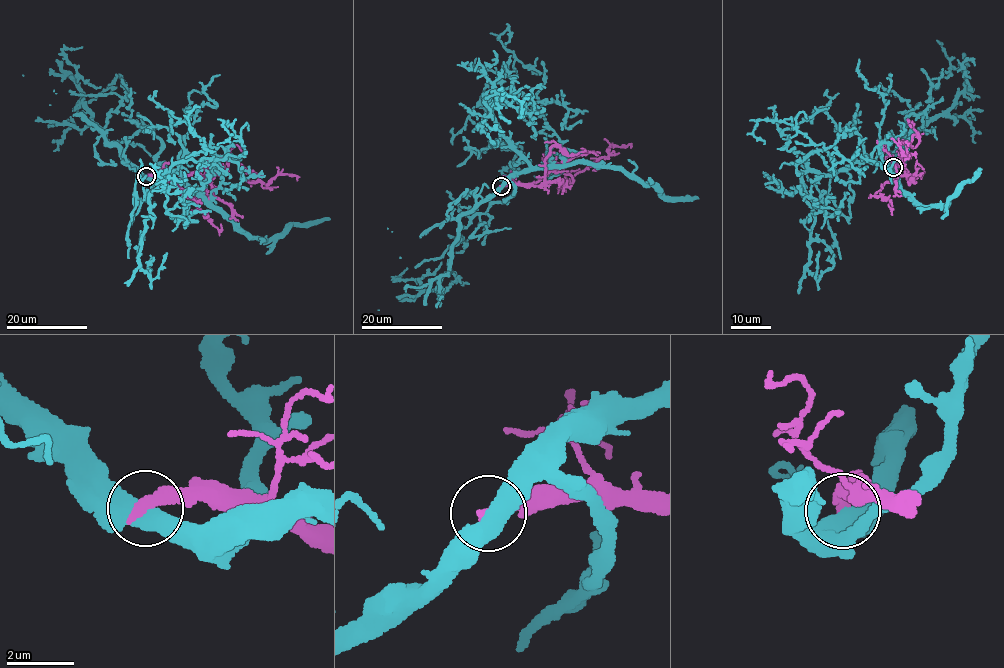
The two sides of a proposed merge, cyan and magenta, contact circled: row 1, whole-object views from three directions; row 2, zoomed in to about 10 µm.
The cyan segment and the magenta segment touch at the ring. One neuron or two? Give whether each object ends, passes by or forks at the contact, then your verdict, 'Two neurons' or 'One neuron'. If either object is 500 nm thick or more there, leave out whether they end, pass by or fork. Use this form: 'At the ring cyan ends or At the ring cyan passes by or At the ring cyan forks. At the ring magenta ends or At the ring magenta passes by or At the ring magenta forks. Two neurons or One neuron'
Two neurons

